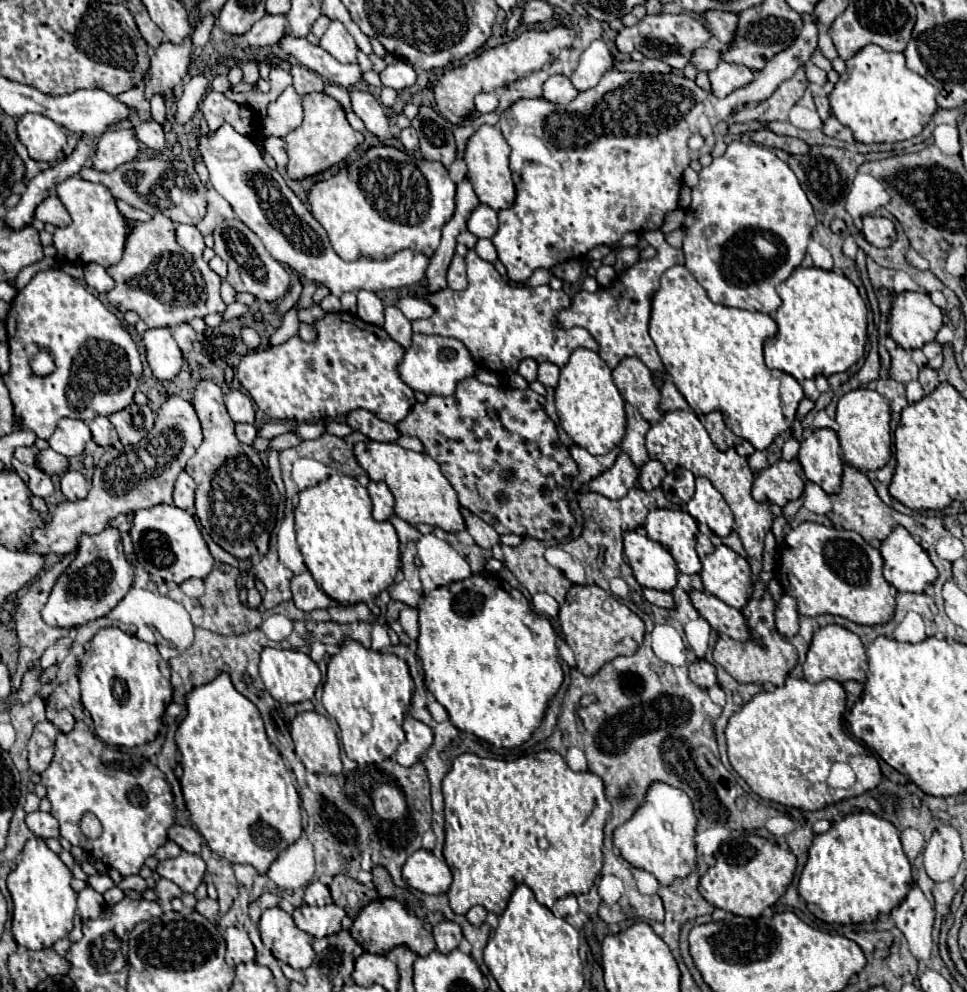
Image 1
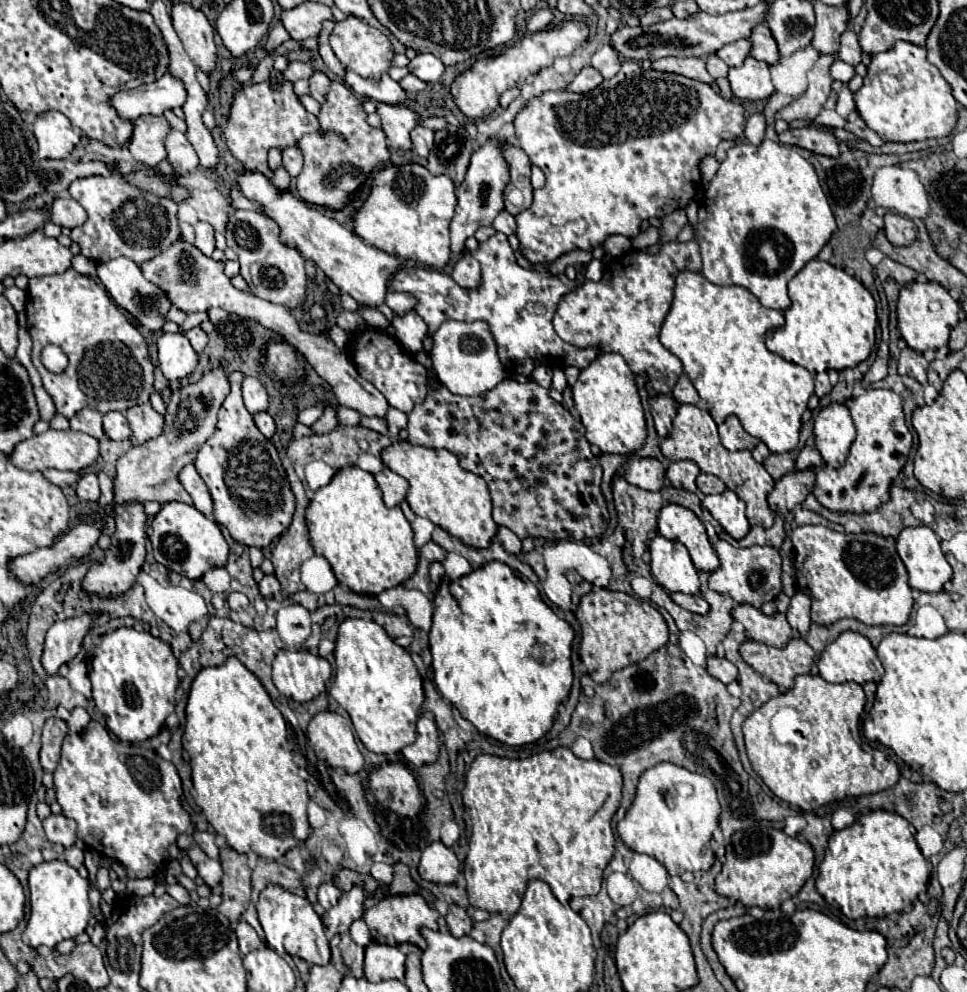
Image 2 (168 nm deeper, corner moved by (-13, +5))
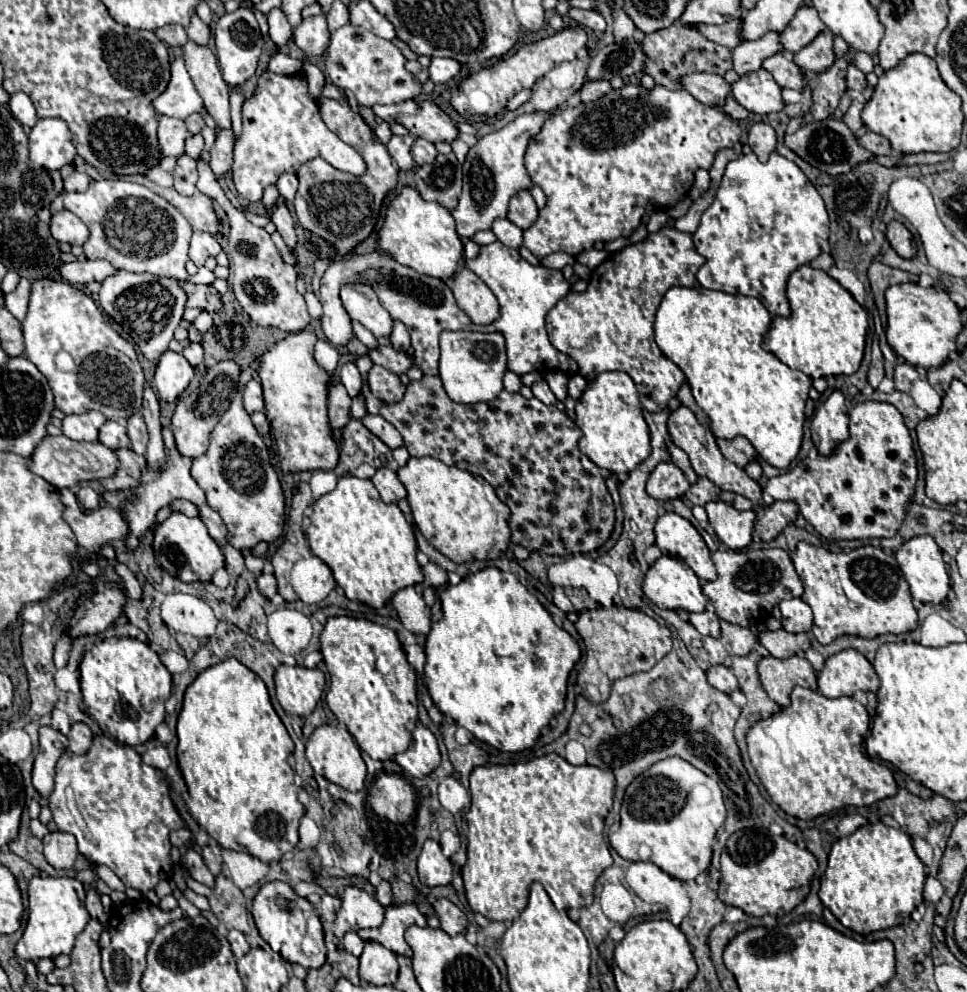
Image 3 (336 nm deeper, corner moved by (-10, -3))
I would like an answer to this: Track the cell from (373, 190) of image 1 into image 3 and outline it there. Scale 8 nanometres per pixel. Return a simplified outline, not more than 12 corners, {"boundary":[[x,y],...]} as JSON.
{"boundary":[[412,186],[390,200],[378,248],[452,278],[462,242],[448,208]]}

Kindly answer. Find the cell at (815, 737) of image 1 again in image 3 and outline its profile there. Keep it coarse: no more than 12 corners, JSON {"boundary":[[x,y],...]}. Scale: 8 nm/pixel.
{"boundary":[[796,686],[746,734],[772,802],[812,820],[898,786],[866,708]]}

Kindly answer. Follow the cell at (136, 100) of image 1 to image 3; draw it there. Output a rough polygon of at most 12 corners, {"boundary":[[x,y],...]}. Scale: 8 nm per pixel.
{"boundary":[[202,134],[186,138],[186,154],[198,158],[204,148]]}

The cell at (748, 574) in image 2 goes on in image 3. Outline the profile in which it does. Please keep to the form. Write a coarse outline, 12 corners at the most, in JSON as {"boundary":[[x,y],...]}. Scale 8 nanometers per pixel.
{"boundary":[[786,550],[712,554],[702,592],[730,624],[754,628],[802,596]]}

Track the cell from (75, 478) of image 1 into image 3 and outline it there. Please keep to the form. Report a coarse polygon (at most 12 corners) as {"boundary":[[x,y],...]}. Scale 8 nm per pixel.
{"boundary":[[82,486],[76,498],[86,510],[96,510],[100,498],[90,486]]}

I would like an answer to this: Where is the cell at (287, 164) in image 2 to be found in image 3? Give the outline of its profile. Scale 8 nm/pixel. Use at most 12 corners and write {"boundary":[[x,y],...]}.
{"boundary":[[284,172],[276,186],[286,202],[294,200],[298,178]]}

